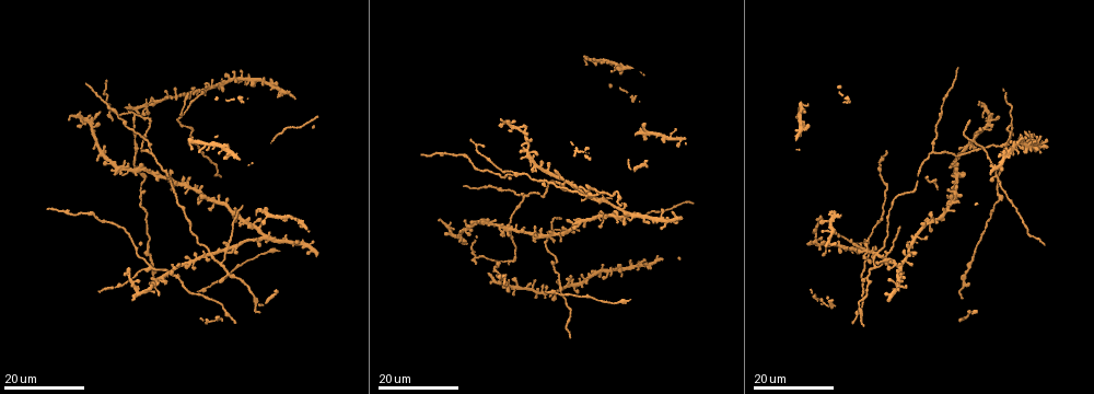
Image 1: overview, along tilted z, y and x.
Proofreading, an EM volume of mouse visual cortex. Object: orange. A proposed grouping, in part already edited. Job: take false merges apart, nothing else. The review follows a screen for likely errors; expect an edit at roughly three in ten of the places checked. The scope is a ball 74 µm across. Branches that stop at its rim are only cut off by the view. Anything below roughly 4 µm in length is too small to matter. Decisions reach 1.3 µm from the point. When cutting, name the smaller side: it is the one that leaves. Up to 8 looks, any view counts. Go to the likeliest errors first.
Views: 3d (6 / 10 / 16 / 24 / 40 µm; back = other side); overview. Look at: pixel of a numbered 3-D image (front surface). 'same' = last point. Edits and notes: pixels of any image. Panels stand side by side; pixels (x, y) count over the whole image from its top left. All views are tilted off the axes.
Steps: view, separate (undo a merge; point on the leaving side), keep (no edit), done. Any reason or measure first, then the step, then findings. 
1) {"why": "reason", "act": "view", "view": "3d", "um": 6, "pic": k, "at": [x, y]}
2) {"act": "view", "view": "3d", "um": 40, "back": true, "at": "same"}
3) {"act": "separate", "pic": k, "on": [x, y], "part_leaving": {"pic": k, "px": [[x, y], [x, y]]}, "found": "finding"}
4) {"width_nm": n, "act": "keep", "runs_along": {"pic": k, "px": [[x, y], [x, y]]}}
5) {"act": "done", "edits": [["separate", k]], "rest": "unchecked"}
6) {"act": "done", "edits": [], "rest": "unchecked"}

{"act": "view", "view": "3d", "um": 16, "pic": 1, "at": [231, 245]}

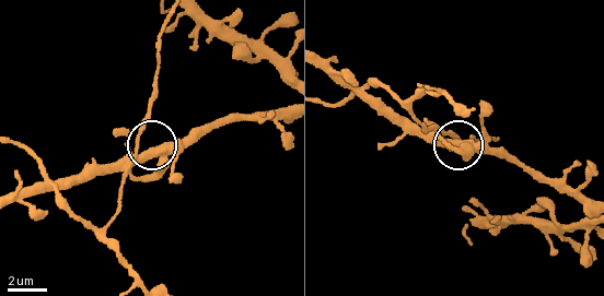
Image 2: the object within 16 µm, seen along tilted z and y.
{"act": "view", "view": "3d", "um": 6, "pic": 2, "at": [142, 150]}

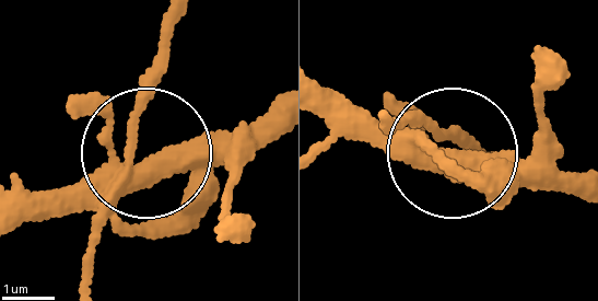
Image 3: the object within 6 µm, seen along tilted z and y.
{"arms": 4, "act": "keep", "found": "one neuron here"}

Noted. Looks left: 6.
{"why": "arms part here", "act": "view", "view": "3d", "um": 24, "pic": 1, "at": [149, 268]}

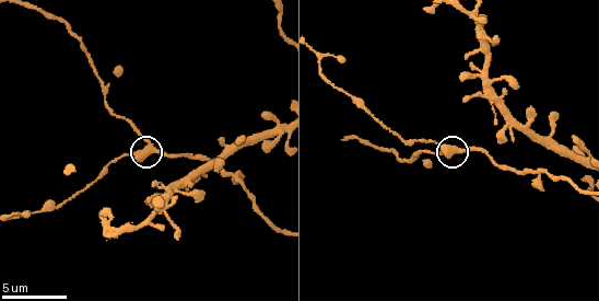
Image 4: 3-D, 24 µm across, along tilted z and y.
{"why": "zoom in", "act": "view", "view": "3d", "um": 10, "pic": 4, "at": [149, 147]}

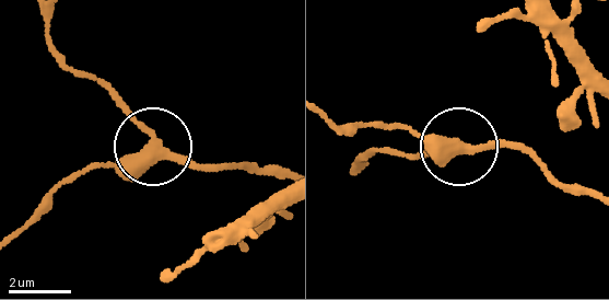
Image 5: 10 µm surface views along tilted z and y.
{"width_nm": 350, "act": "keep", "runs_along": {"pic": 5, "px": [[592, 100], [528, 151], [453, 145], [383, 123]]}, "found": "all the same neuron"}

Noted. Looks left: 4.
{"why": "a fork", "act": "view", "view": "3d", "um": 24, "pic": 1, "at": [522, 196]}

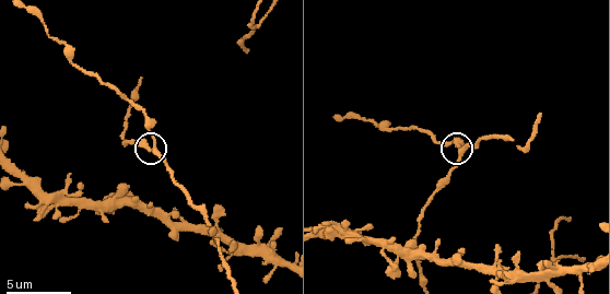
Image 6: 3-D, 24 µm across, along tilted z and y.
{"why": "zoom in", "act": "view", "view": "3d", "um": 6, "pic": 6, "at": [459, 150]}

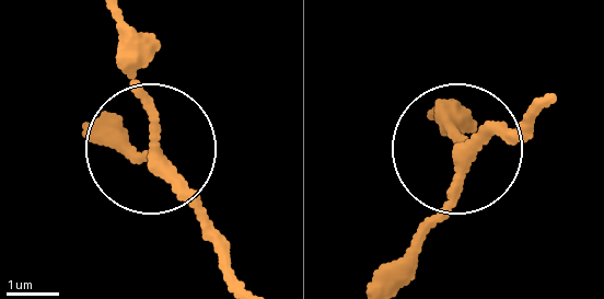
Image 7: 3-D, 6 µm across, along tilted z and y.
{"width_nm": 200, "act": "keep", "runs_along": {"pic": 7, "px": [[541, 114], [465, 145], [450, 100]]}, "found": "continuous, no second neuron"}

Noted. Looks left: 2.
{"act": "view", "view": "3d", "um": 24, "pic": 1, "at": [857, 301]}

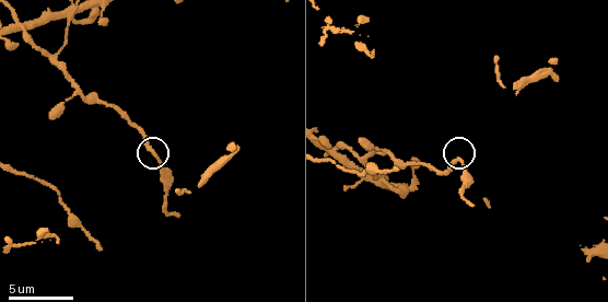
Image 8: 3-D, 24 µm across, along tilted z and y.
{"act": "view", "view": "3d", "um": 10, "pic": 8, "at": [461, 159]}

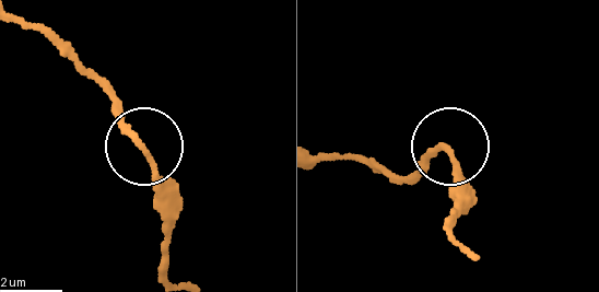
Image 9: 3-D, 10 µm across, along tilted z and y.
{"act": "keep", "runs_along": {"pic": 9, "px": [[13, 15], [51, 28], [97, 78], [149, 151], [163, 217]]}, "found": "one neuron here"}

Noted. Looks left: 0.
{"act": "done", "edits": [], "rest": "unchecked"}

